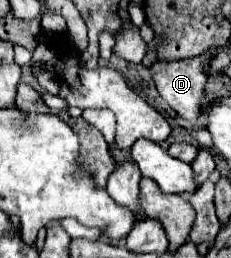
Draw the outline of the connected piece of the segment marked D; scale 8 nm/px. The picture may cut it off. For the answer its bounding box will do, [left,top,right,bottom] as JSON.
[148,55,210,121]

